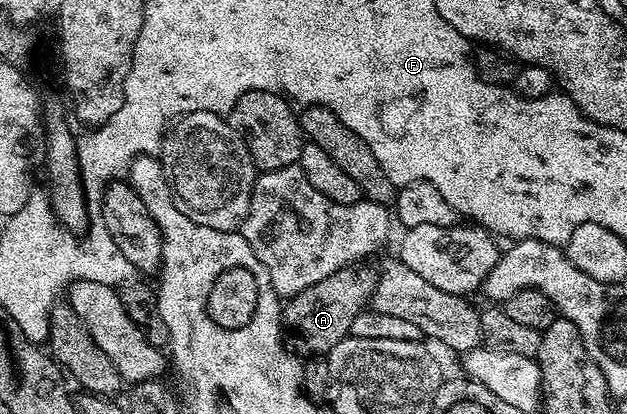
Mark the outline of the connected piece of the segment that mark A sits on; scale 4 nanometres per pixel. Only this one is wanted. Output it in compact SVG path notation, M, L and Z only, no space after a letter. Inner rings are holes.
M359 263L338 269L333 275L315 281L313 286L284 302L283 323L288 330L293 329L299 333L299 341L293 349L300 358L326 356L333 347L350 336L353 321L370 306L371 297L379 281L380 274L376 266L367 264Z

